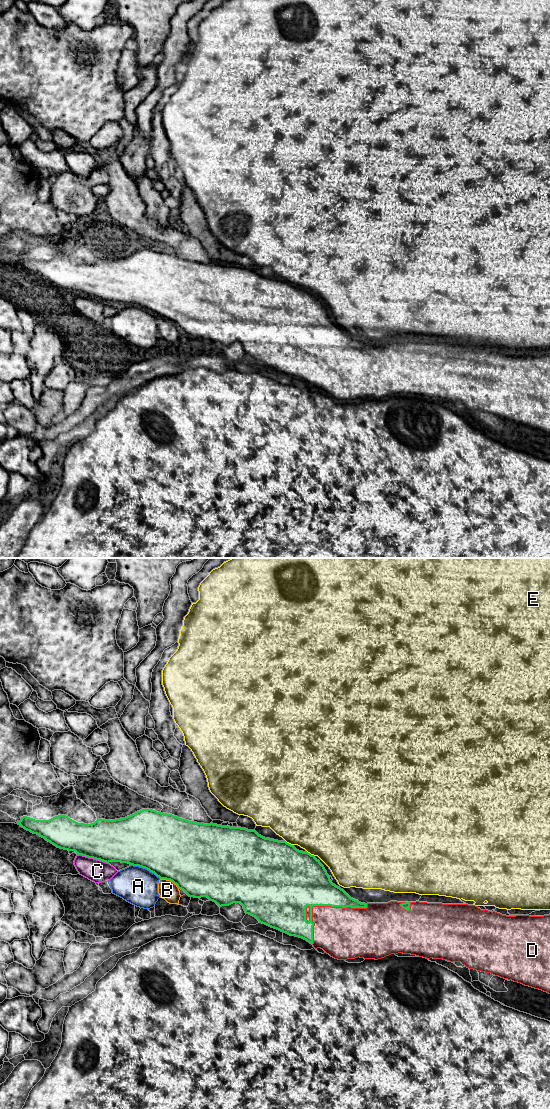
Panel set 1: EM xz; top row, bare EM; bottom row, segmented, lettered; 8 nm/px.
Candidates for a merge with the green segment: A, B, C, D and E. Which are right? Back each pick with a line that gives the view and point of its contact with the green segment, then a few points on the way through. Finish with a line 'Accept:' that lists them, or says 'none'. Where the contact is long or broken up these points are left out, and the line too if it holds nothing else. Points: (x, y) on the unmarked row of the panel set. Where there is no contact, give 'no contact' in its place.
D: meets green in xz at (321, 345)
Accept: D

